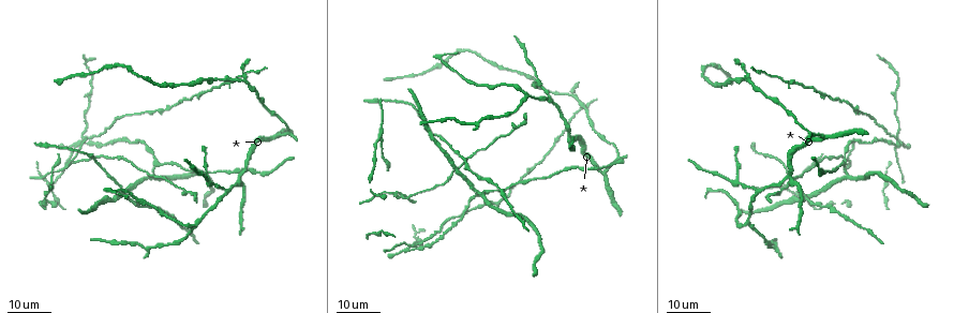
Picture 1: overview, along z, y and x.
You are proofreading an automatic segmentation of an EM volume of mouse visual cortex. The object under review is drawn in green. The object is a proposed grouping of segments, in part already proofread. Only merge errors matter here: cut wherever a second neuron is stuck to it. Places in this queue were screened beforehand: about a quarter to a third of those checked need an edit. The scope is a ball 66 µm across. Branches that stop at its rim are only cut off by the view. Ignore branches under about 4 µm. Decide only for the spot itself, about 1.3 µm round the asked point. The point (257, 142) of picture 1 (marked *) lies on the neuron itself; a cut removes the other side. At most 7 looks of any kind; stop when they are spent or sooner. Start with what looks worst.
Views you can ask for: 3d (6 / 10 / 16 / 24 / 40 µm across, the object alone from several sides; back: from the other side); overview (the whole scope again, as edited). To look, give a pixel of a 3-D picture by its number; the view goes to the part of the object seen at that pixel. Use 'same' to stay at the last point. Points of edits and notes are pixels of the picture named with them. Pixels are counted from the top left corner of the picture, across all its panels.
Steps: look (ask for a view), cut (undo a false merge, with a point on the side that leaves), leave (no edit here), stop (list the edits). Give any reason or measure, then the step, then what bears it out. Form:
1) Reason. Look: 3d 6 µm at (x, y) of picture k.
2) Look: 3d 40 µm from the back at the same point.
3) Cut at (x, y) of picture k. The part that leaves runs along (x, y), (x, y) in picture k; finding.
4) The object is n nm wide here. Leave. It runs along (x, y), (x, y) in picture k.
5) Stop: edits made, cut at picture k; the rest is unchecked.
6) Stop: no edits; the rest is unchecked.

Small branch off a trunk. Look: 3d 24 µm at (396, 191) of picture 1.

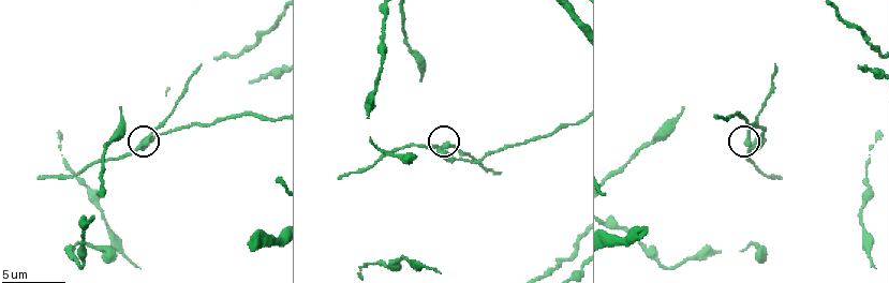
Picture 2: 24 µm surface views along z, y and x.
Look: 3d 6 µm at (147, 144) of picture 2.

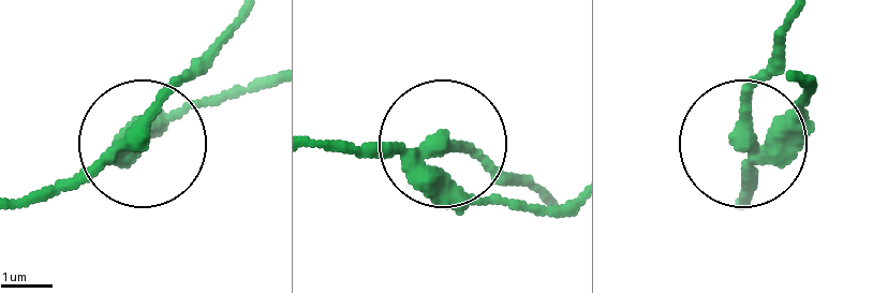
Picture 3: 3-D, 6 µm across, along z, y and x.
Cut at (160, 98) of picture 3. The part that leaves runs along (118, 148), (241, 11) in picture 3; two neurons meet here.

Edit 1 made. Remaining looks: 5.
Small branch off a trunk. Look: 3d 16 µm at (79, 141) of picture 1.

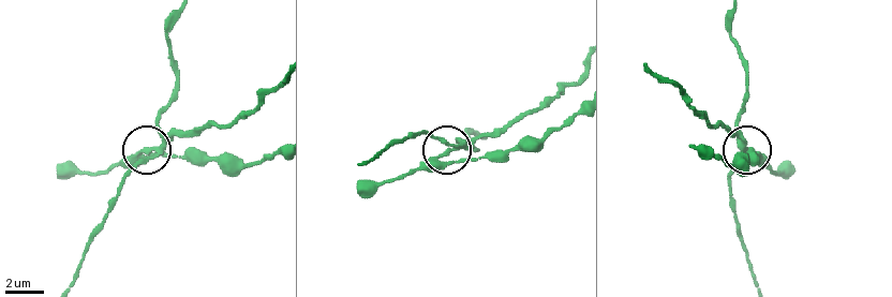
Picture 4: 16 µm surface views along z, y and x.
Look: 3d 10 µm at (149, 153) of picture 4.

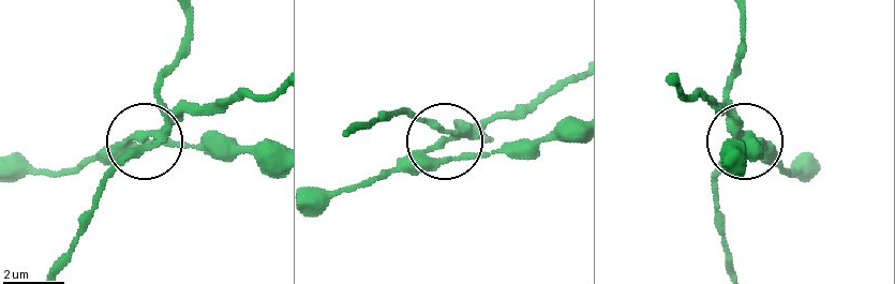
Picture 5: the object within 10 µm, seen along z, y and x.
Cut at (408, 116) of picture 5. The part that leaves runs along (120, 144), (195, 113), (271, 98) in picture 5; two neurons meet here.

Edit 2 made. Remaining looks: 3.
Stop: edits made, cut at picture 3, cut at picture 5; the rest is unchecked.

